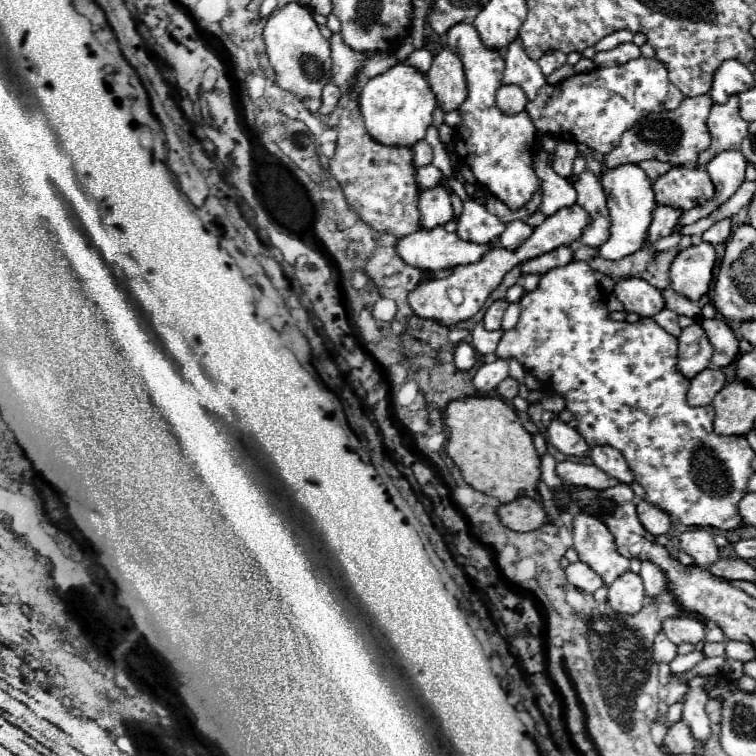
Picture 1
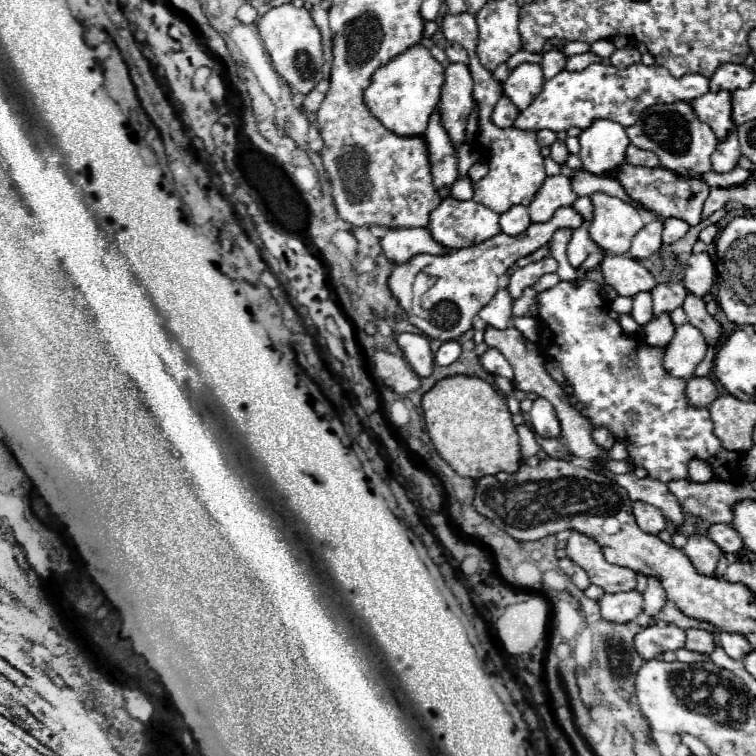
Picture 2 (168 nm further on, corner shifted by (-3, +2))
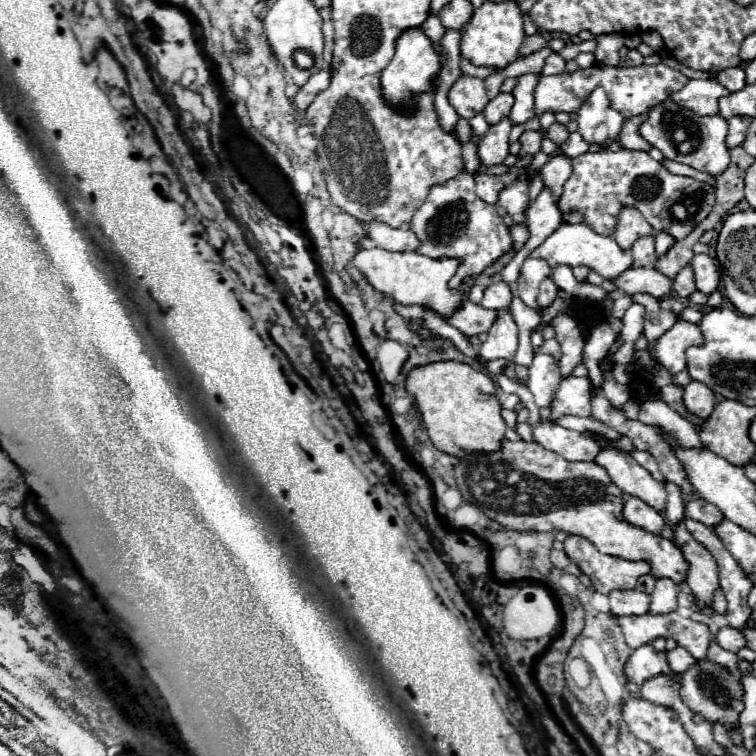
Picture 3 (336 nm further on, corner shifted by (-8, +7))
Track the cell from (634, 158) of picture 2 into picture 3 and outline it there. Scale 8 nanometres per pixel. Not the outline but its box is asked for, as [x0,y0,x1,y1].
[619,115,651,153]

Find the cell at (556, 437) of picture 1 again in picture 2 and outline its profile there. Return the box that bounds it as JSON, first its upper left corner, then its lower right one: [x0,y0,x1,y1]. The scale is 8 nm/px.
[530,398,560,438]

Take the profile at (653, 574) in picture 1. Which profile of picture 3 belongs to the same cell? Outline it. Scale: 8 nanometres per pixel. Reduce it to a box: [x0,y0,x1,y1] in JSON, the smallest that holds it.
[649,579,677,615]

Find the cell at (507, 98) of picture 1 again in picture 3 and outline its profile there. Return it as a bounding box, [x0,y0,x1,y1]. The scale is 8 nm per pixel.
[483,93,513,125]

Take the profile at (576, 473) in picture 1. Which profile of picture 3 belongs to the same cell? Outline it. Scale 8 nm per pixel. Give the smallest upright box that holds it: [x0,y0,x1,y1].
[683,519,755,631]

